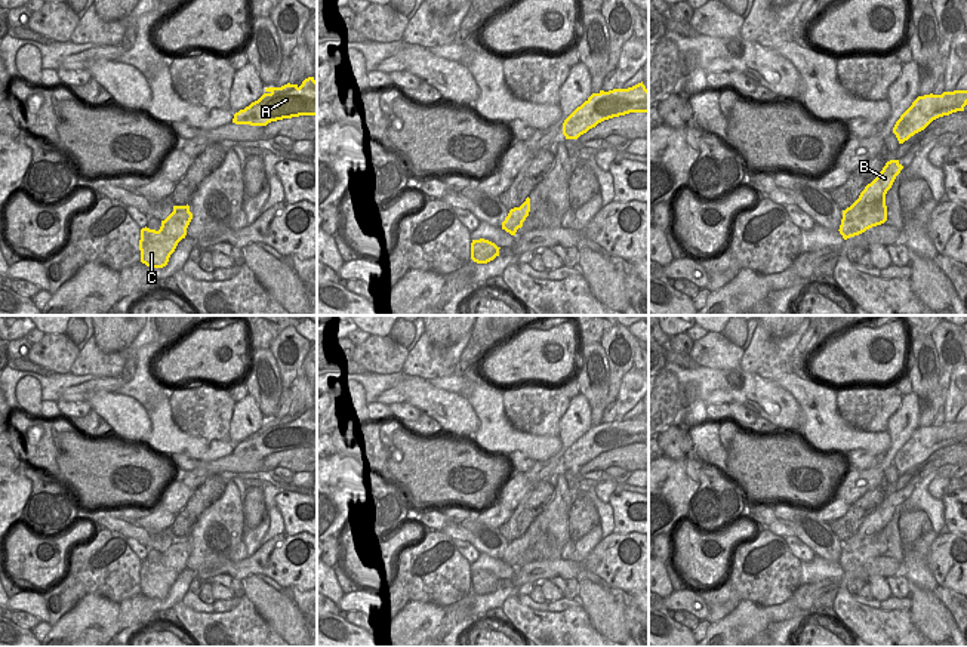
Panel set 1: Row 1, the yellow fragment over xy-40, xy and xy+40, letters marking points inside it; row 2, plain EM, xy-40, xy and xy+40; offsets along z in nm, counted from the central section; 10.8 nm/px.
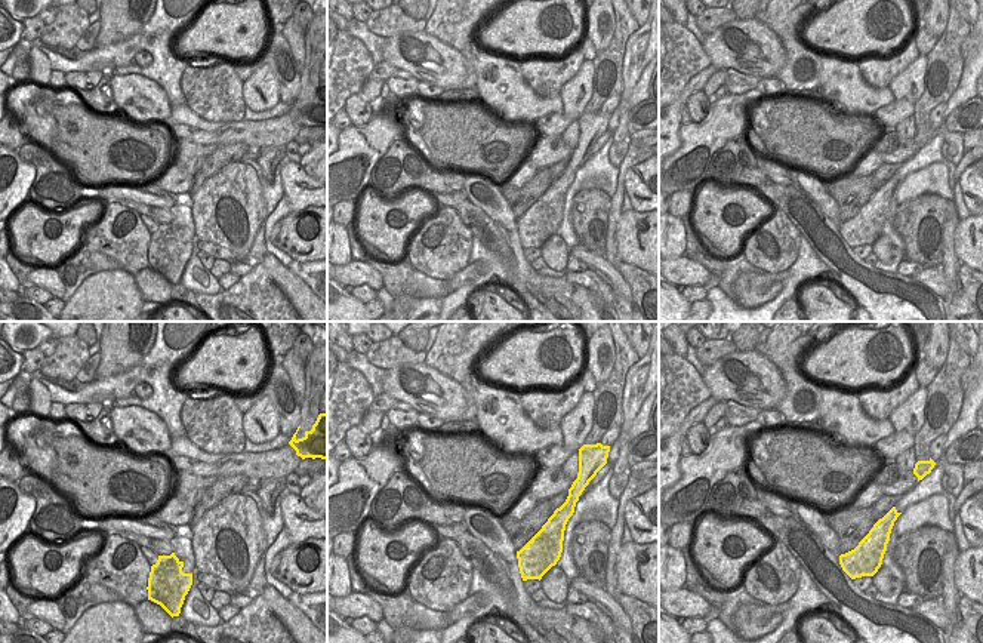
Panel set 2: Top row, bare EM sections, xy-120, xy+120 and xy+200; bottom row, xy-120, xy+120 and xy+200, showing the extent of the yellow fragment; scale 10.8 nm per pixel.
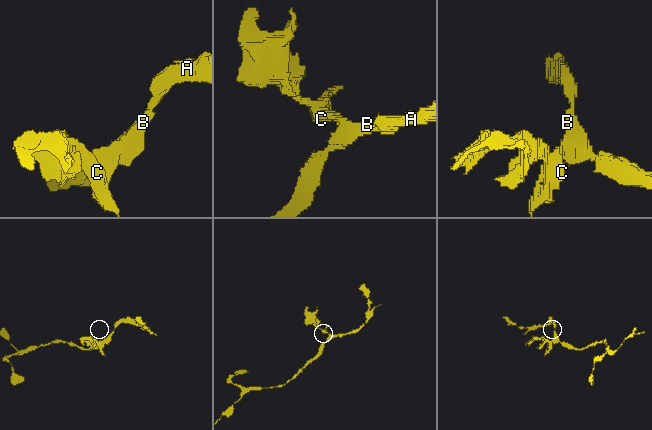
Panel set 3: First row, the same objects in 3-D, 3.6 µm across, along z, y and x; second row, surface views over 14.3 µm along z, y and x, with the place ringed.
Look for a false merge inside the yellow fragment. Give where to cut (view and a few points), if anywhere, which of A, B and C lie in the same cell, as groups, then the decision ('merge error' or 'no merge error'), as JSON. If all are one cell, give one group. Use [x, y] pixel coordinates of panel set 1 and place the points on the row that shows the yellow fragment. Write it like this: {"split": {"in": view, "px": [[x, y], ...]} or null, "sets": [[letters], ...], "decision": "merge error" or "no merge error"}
{"split": {"in": "xy", "px": [[529, 199], [520, 208]]}, "sets": [["A", "B"], ["C"]], "decision": "merge error"}

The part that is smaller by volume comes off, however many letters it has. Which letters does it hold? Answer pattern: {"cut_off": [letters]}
{"cut_off": ["C"]}

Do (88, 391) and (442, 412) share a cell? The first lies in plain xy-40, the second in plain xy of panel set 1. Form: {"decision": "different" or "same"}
{"decision": "different"}

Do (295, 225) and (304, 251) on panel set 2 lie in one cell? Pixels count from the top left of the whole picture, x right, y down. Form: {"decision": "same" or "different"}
{"decision": "same"}

